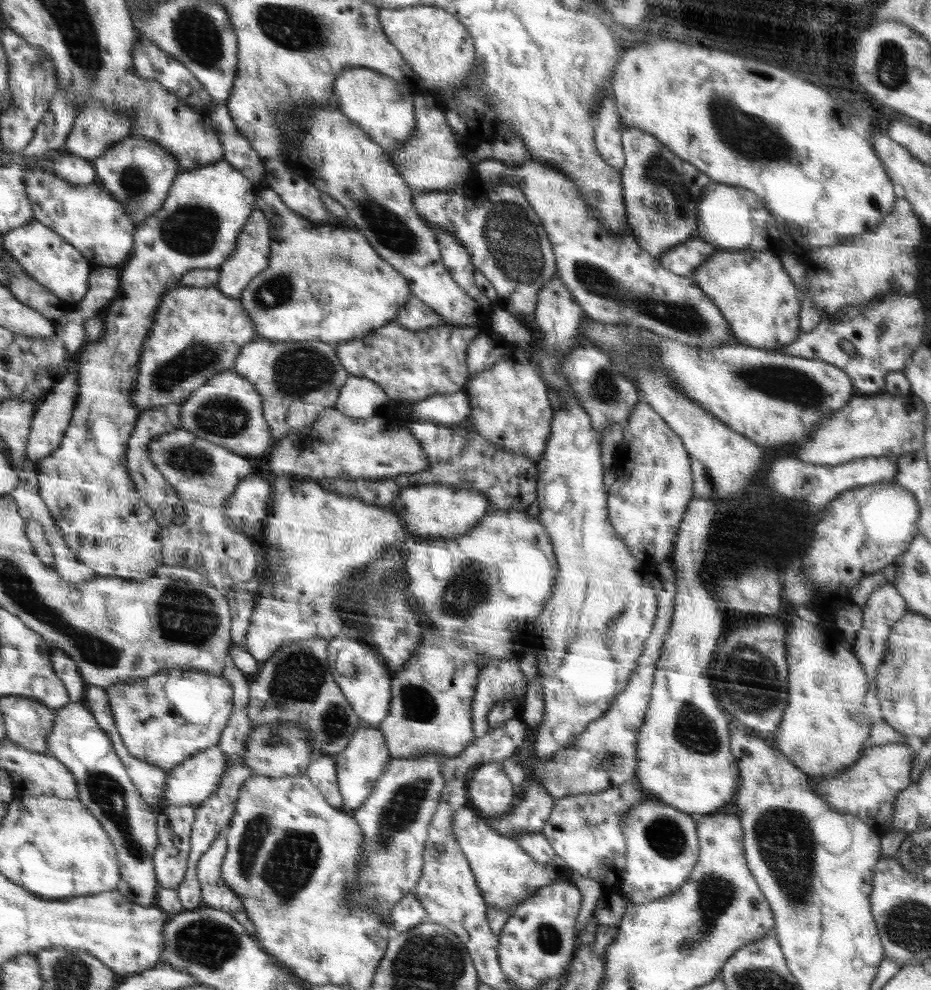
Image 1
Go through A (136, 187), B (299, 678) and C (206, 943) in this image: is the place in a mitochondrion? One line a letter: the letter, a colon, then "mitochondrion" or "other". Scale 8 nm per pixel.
A: mitochondrion
B: mitochondrion
C: mitochondrion

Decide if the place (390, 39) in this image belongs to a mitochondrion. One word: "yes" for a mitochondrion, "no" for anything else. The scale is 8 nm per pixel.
no

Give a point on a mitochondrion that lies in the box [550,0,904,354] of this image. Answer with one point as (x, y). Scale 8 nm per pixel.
(682, 314)

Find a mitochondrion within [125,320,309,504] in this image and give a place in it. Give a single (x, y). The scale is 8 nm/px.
(199, 355)

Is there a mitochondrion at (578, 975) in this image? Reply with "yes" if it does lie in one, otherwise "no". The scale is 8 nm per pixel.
no

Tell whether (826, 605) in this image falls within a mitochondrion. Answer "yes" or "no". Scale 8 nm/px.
no

